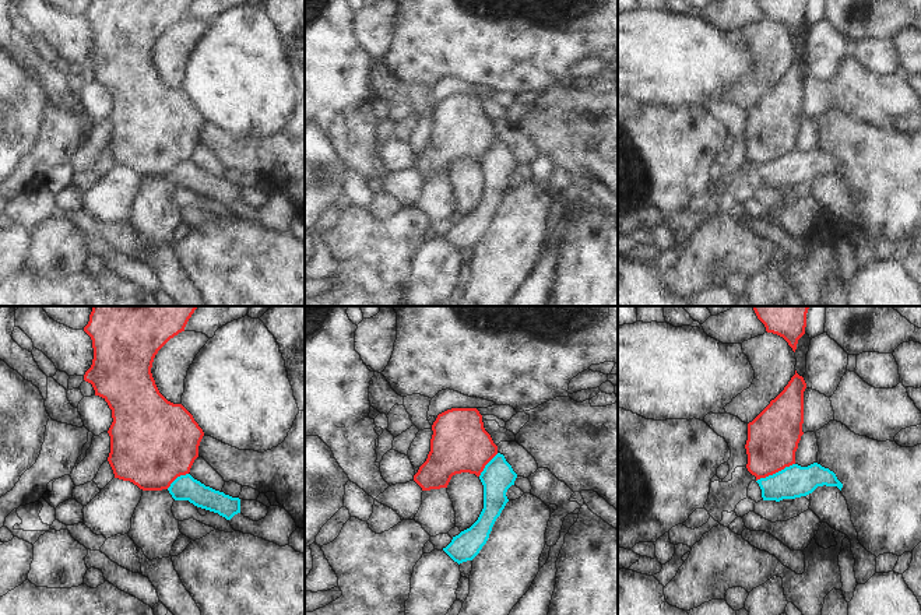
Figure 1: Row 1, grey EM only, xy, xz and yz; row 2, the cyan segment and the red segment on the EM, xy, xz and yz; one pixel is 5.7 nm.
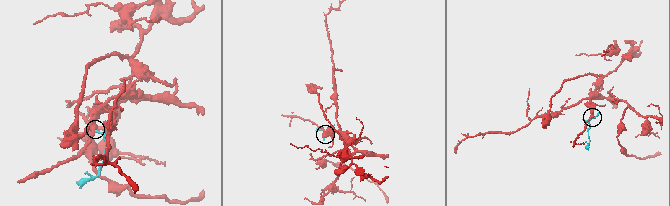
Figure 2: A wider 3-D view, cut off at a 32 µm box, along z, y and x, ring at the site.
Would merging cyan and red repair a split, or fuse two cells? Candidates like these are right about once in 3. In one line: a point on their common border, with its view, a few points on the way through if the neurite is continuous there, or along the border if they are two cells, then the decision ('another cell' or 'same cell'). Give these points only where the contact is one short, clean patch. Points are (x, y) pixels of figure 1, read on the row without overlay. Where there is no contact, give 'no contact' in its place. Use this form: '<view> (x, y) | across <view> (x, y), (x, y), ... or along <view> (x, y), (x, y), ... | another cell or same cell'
yz (776, 160) | along yz (794, 150), (756, 168) | another cell

